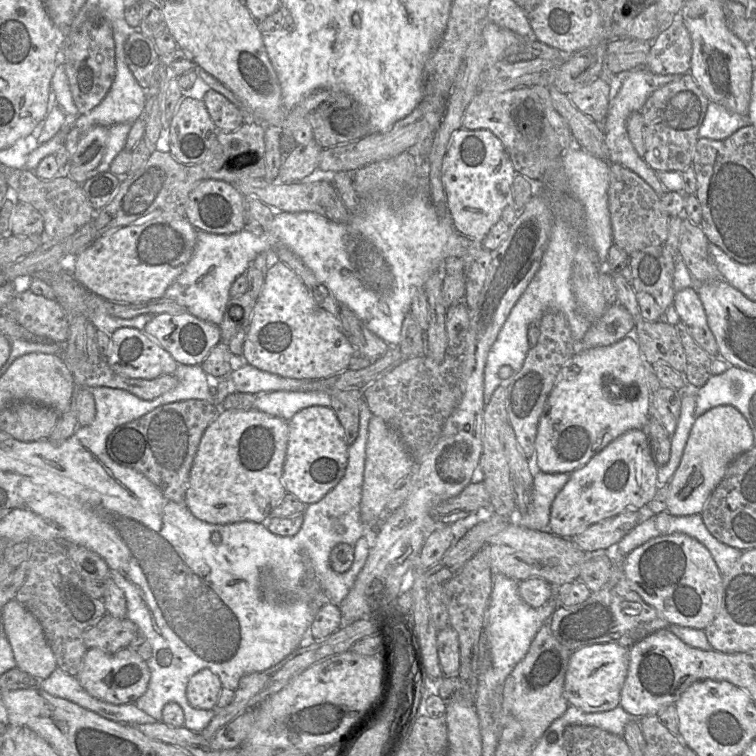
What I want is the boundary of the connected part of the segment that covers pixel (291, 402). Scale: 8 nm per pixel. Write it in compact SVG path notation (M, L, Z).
M272 391L257 395L252 408L279 417L285 421L290 420L300 410L310 406L331 407L331 396L325 392L287 392Z

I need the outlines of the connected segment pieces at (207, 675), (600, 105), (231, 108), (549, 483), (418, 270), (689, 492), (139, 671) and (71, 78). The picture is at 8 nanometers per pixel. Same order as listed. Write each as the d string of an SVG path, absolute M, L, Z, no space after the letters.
M202 669L188 681L186 696L191 706L210 710L216 707L223 686L219 677L210 669Z
M598 77L569 94L572 104L596 123L602 123L610 107L610 86Z
M209 89L202 101L219 131L234 131L244 123L244 112L215 90Z
M538 471L534 475L533 485L529 493L528 511L517 514L517 524L528 529L549 531L552 502L568 482L570 474Z
M430 184L415 186L399 207L361 205L359 210L360 213L351 216L345 223L331 222L316 212L289 213L275 210L268 226L244 226L242 230L231 234L197 231L191 258L163 297L176 300L193 316L219 325L230 298L229 289L233 281L245 274L259 253L272 251L276 244L284 244L301 258L341 305L355 313L369 331L390 346L399 346L402 324L410 314L412 298L440 267L445 257L445 248L456 231L449 216L439 212L433 204Z
M720 405L696 418L680 464L668 482L667 512L674 516L701 514L728 466L755 445L750 425L734 406Z
M129 647L115 653L106 653L100 648L89 648L76 677L91 696L119 705L135 703L145 693L150 681L150 670L147 661L133 653Z
M97 8L88 12L86 20L76 29L70 29L69 26L60 30L64 33L60 63L64 65L73 101L79 114L83 115L95 108L104 99L115 78L116 59L112 26L104 13Z

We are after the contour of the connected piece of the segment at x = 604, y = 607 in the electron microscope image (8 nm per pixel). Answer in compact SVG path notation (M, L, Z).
M610 546L607 556L611 559L611 576L602 589L592 592L583 603L559 606L549 619L554 637L569 651L601 643L614 643L630 648L646 636L669 627L669 623L652 606L634 591L623 571L625 555Z

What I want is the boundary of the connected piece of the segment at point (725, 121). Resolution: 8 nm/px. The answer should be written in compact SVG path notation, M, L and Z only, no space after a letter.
M710 101L698 135L699 138L723 140L747 125L751 125L747 116L730 112L724 106Z

